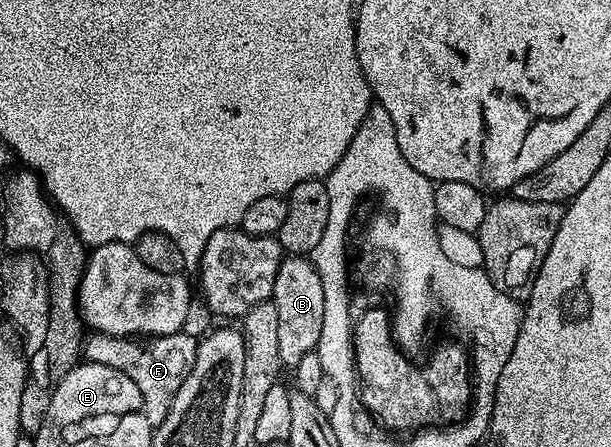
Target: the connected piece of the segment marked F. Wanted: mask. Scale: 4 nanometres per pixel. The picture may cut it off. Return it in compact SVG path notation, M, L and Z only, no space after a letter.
M95 332L85 342L85 358L89 362L100 362L106 366L117 368L141 388L143 397L143 411L145 420L149 420L151 427L157 427L165 420L169 408L173 404L173 396L177 396L177 388L189 376L197 356L196 339L185 333L160 334L148 346L142 346L142 341L132 340L127 336L116 336Z

